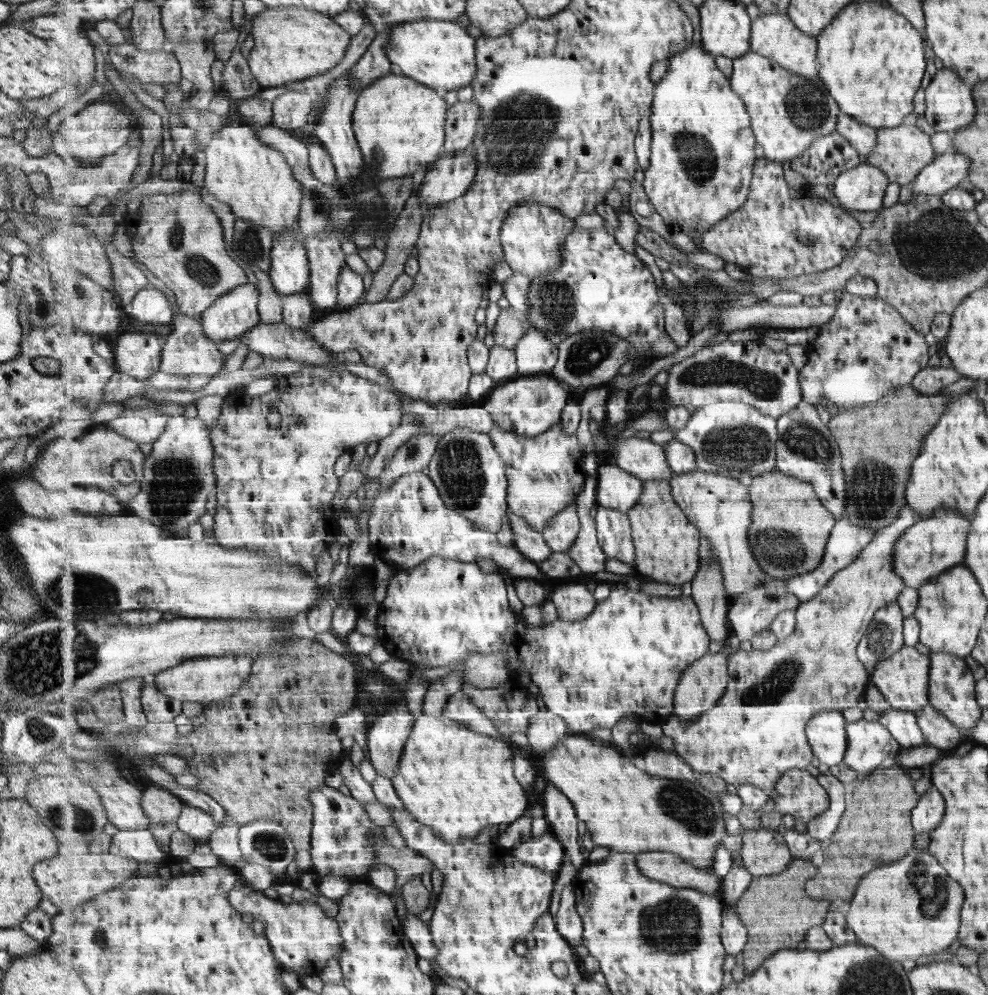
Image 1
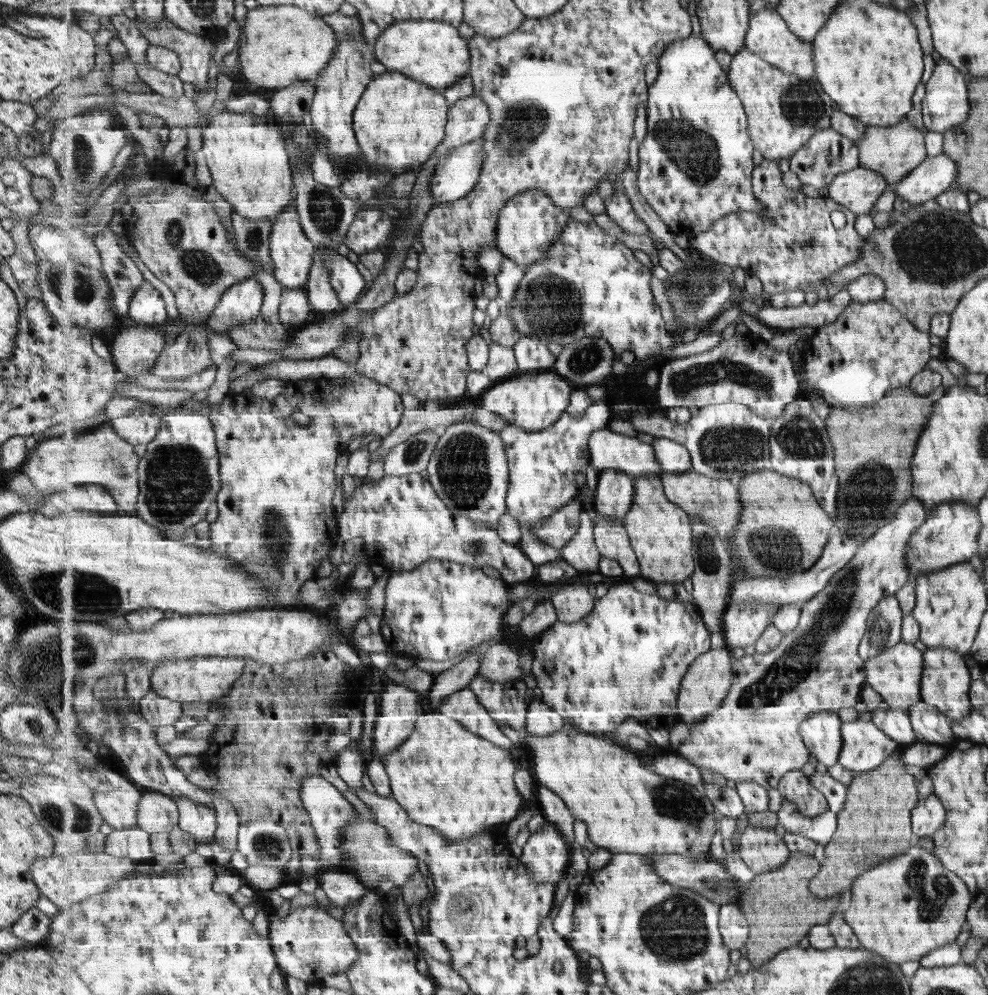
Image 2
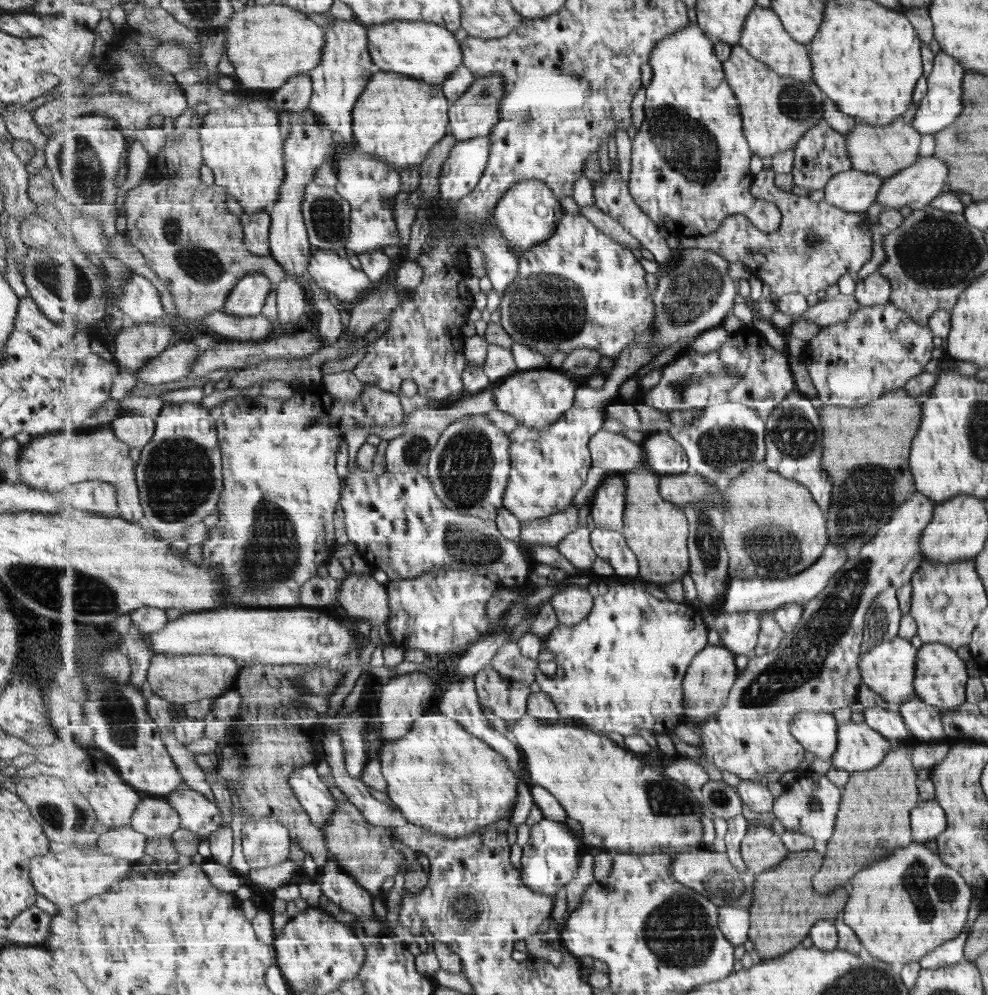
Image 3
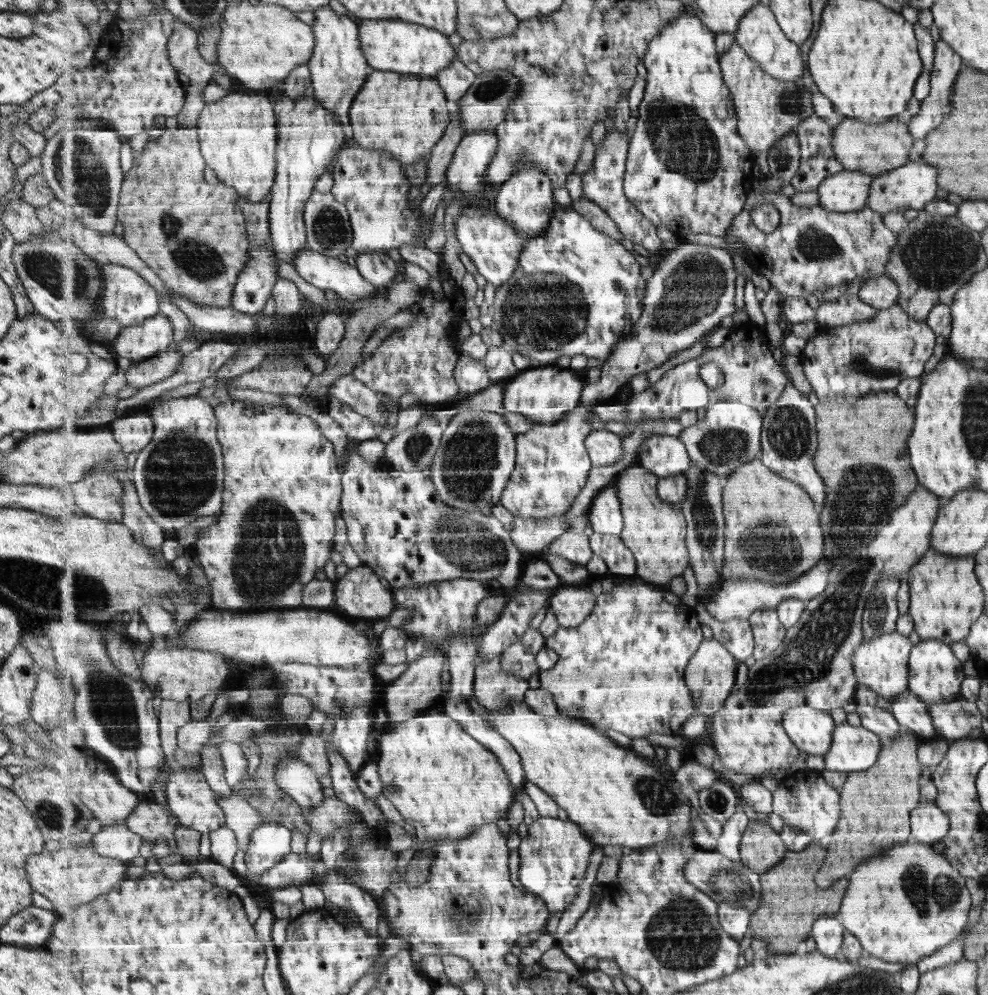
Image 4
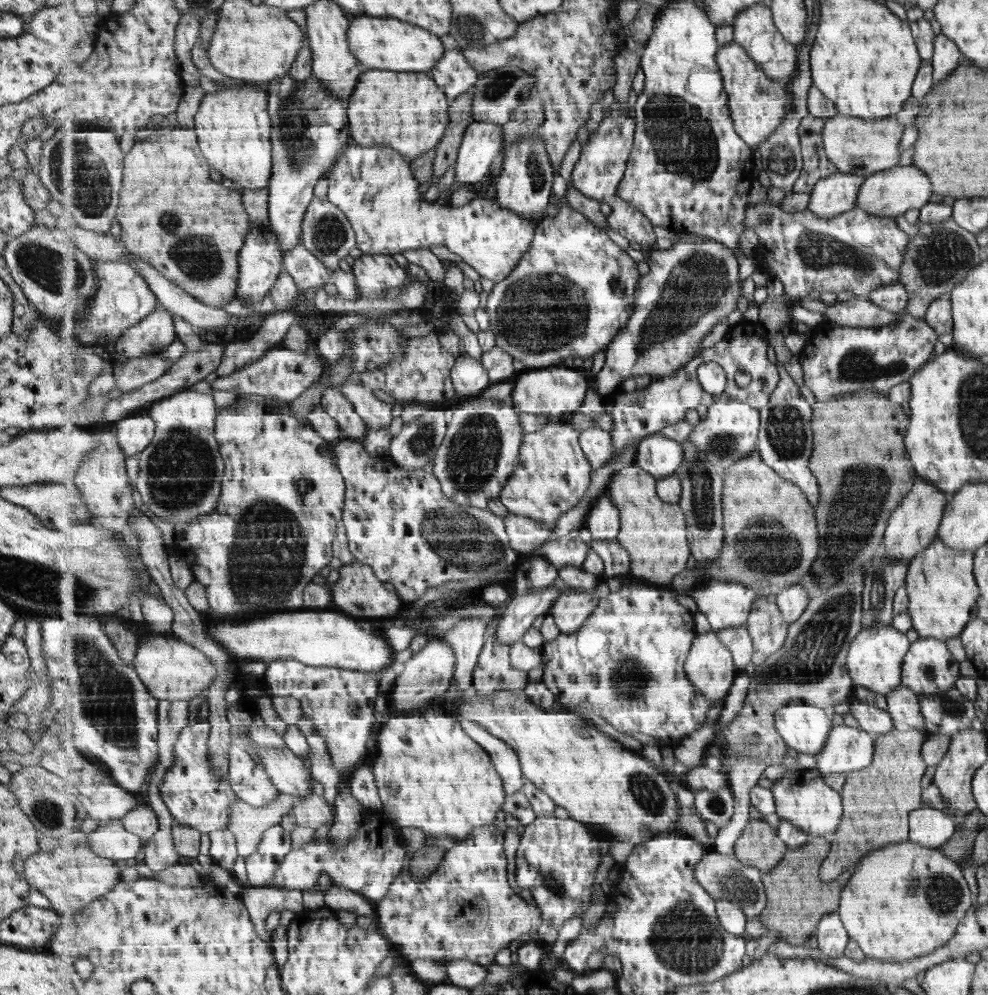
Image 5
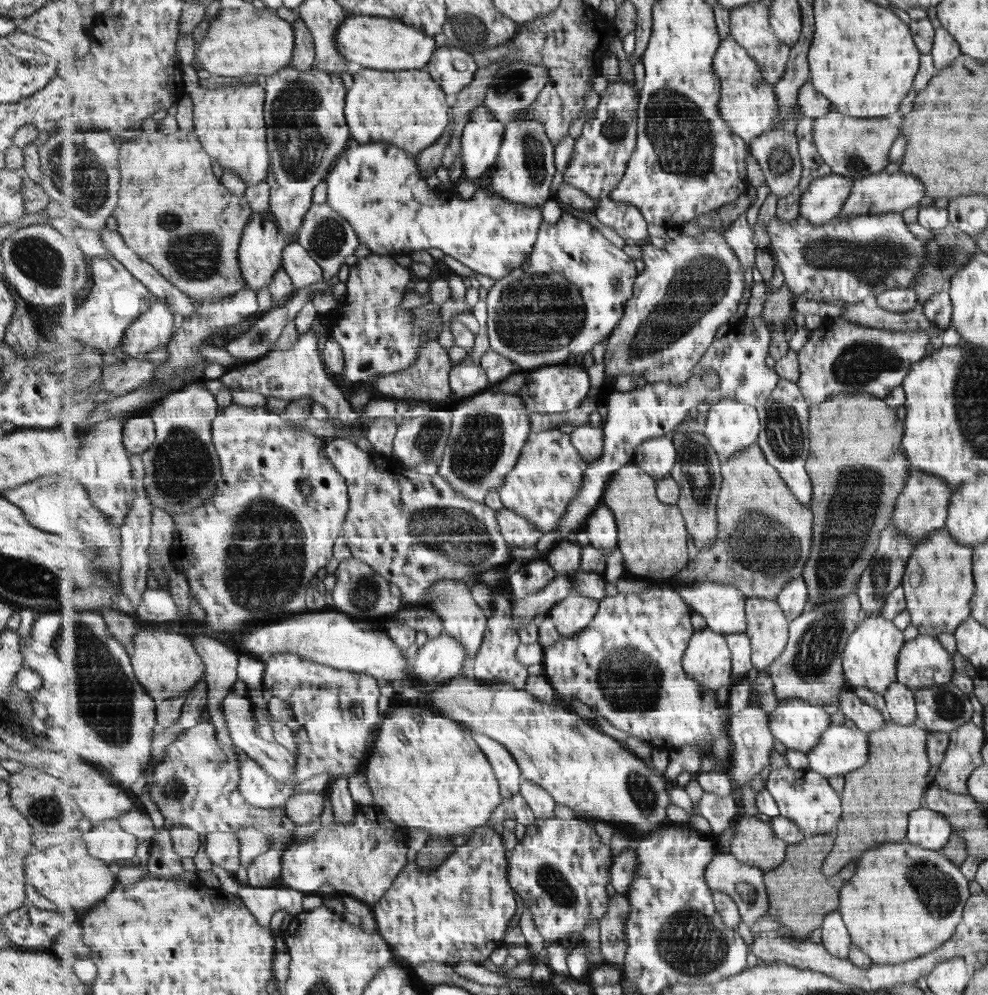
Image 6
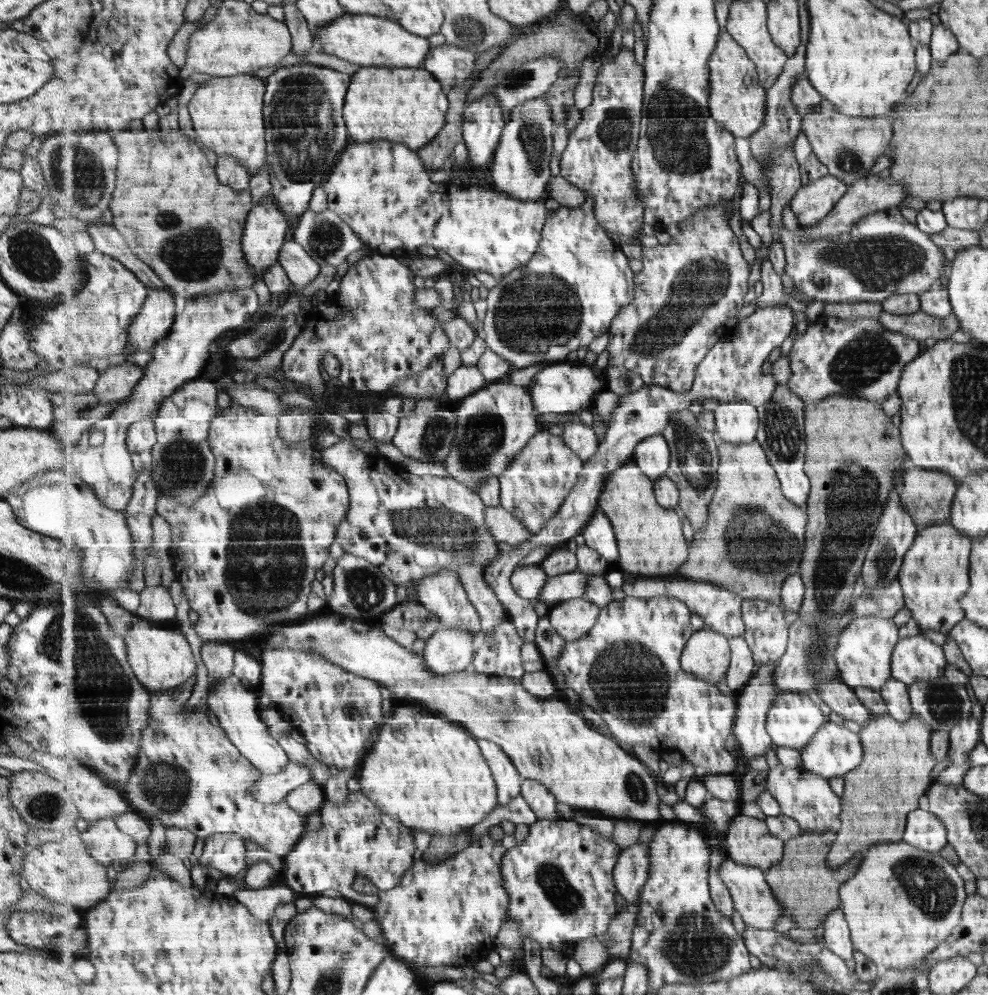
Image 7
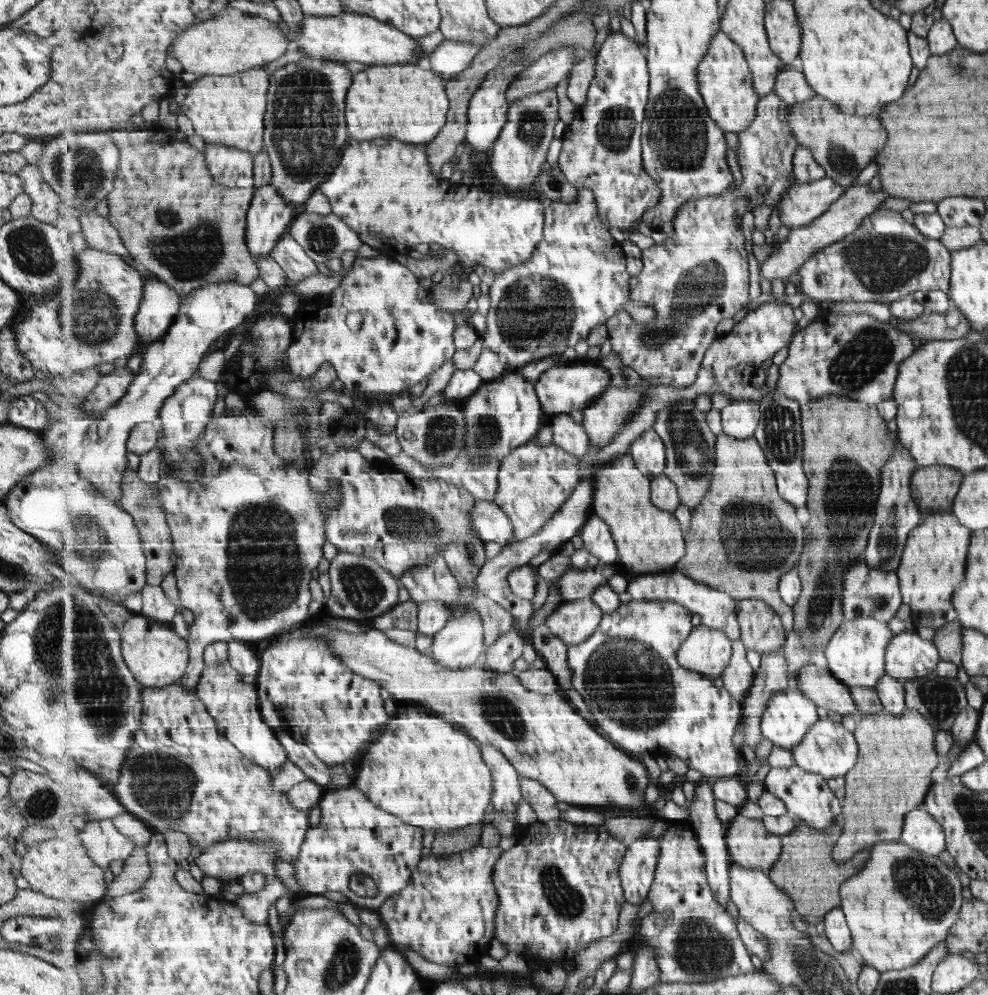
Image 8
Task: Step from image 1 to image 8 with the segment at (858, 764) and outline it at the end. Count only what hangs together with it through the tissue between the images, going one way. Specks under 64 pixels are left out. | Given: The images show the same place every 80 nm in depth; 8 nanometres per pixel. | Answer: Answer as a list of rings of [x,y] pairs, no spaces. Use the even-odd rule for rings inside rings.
[[[822,719],[809,729],[809,734],[803,738],[803,742],[793,748],[793,755],[797,765],[805,771],[819,774],[828,782],[839,776],[846,776],[855,769],[859,760],[859,750],[854,732],[849,732],[843,724]]]

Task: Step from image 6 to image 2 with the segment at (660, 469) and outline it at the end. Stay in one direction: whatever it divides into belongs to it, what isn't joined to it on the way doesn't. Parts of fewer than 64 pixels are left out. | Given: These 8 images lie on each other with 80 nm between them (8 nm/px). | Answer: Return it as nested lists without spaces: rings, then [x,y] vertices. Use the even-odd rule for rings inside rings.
[[[655,438],[652,444],[663,473],[687,473],[692,469],[690,450],[675,439]]]

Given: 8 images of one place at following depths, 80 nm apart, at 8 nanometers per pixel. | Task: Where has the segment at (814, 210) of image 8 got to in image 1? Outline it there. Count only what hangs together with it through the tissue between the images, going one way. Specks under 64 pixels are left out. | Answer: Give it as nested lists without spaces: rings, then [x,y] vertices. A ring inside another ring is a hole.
[[[863,162],[853,170],[842,172],[833,185],[834,196],[846,209],[859,210],[861,212],[875,212],[883,208],[885,190],[889,186],[890,178],[877,166]]]

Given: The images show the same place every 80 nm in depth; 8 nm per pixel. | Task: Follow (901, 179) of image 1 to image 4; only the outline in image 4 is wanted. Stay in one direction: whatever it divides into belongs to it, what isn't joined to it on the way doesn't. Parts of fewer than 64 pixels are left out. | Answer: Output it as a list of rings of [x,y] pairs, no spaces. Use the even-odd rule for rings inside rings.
[[[844,117],[834,129],[832,128],[832,140],[834,154],[845,169],[863,172],[873,177],[905,166],[909,162],[907,152],[913,141],[907,124],[897,120],[869,123],[851,117]]]

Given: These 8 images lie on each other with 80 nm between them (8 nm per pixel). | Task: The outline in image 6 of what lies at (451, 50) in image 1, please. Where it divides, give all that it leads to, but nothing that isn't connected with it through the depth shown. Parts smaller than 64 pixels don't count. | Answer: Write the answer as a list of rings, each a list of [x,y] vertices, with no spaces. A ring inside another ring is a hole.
[[[349,15],[336,34],[340,54],[355,68],[375,70],[426,69],[434,57],[433,35],[419,31],[393,18]]]

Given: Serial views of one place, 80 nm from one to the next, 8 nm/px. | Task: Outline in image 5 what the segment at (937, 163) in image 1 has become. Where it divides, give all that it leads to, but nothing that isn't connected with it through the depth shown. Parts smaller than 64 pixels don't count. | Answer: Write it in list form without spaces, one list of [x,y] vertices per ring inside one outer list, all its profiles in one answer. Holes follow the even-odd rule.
[[[912,165],[897,166],[866,177],[866,182],[858,194],[856,208],[880,217],[897,217],[905,214],[910,208],[919,210],[927,203],[931,194],[929,179],[922,170],[917,170]]]

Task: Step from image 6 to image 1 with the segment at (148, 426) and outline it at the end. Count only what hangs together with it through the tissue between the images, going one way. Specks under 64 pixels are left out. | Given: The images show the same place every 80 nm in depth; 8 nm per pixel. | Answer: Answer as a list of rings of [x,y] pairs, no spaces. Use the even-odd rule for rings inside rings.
[[[156,407],[141,409],[124,409],[108,424],[114,431],[139,444],[153,445],[166,432],[170,418]]]

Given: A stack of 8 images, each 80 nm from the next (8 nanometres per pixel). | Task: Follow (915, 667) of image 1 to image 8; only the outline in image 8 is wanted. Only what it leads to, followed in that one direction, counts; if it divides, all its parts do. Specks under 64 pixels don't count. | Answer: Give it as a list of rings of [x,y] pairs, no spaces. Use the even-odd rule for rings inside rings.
[[[874,618],[844,620],[839,630],[831,637],[826,646],[825,657],[828,668],[841,682],[849,687],[860,686],[875,688],[886,671],[886,650],[894,637],[887,622]]]

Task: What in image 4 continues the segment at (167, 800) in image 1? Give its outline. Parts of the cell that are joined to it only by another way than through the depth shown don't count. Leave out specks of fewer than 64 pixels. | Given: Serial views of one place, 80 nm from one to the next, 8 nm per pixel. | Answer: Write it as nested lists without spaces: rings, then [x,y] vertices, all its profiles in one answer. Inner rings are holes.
[[[153,800],[140,802],[134,812],[126,818],[125,824],[145,841],[155,842],[161,837],[167,837],[175,845],[175,831],[179,826],[176,816],[170,809],[165,809]]]

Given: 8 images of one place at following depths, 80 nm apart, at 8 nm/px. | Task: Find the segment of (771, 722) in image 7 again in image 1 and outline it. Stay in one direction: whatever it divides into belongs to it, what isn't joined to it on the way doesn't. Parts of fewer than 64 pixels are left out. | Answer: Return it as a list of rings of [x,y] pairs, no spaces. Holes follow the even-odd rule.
[[[822,711],[807,726],[806,739],[815,757],[829,767],[844,761],[849,748],[847,722],[841,711]]]

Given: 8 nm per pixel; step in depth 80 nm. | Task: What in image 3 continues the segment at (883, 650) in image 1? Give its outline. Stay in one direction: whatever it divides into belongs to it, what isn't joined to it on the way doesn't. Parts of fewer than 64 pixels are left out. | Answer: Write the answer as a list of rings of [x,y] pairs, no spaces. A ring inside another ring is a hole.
[[[897,589],[883,591],[868,610],[862,652],[899,636],[903,616]]]

